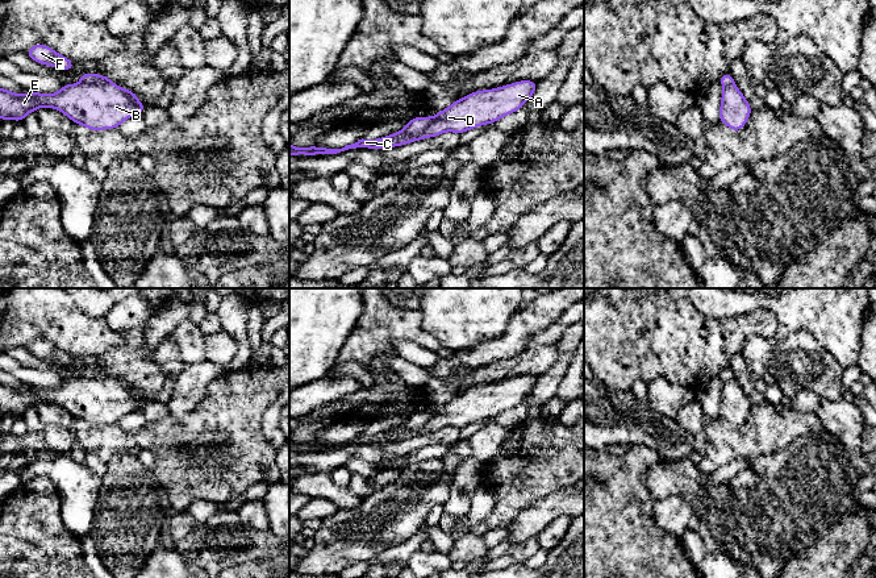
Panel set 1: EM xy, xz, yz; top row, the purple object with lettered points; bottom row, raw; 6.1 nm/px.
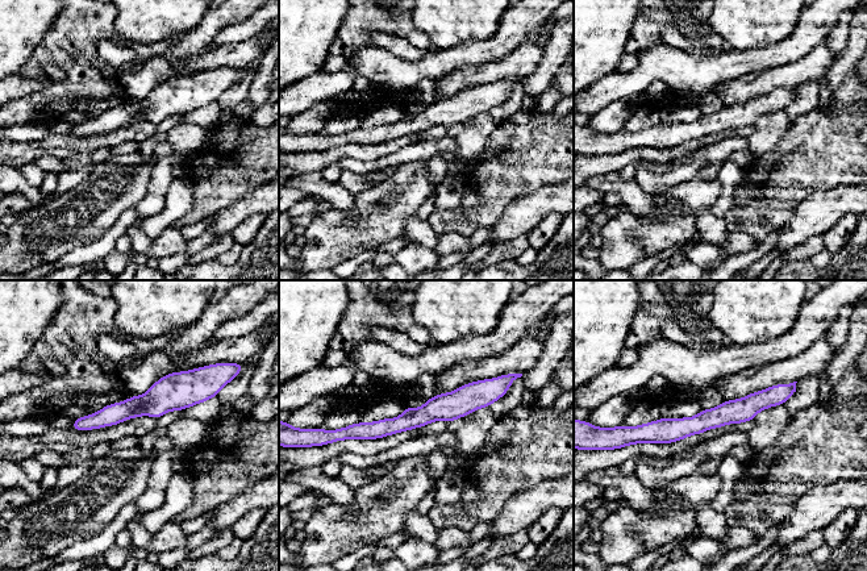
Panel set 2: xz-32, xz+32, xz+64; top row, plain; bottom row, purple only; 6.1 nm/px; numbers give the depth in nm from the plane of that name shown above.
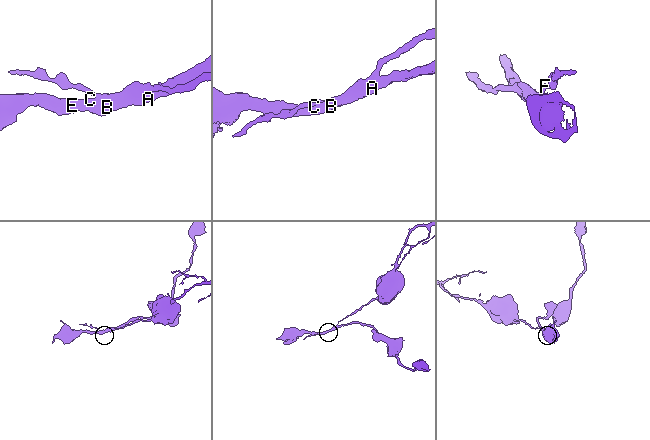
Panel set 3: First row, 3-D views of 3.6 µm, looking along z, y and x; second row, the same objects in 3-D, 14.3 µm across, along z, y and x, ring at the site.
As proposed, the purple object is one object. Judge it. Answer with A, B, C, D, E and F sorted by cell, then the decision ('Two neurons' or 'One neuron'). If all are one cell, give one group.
Groups: A B C D E / F. Two neurons

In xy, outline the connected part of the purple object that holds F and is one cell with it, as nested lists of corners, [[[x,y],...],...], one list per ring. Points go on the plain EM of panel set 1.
[[[38,338],[29,342],[25,349],[39,359],[47,359],[59,365],[68,365],[74,367],[74,358],[71,354],[61,350],[50,341]]]

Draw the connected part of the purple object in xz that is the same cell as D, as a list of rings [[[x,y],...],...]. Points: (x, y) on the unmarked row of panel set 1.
[[[521,375],[495,384],[471,387],[463,394],[455,395],[450,402],[438,407],[437,413],[425,427],[416,431],[392,432],[377,434],[359,434],[342,444],[326,444],[320,441],[295,442],[289,438],[289,450],[321,450],[337,449],[349,444],[387,444],[408,440],[413,436],[431,433],[445,427],[464,428],[480,420],[489,420],[501,412],[518,406],[530,395],[539,377]]]

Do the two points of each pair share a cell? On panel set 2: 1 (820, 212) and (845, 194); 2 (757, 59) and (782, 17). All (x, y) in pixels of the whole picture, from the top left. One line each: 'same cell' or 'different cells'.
1: same cell
2: different cells

